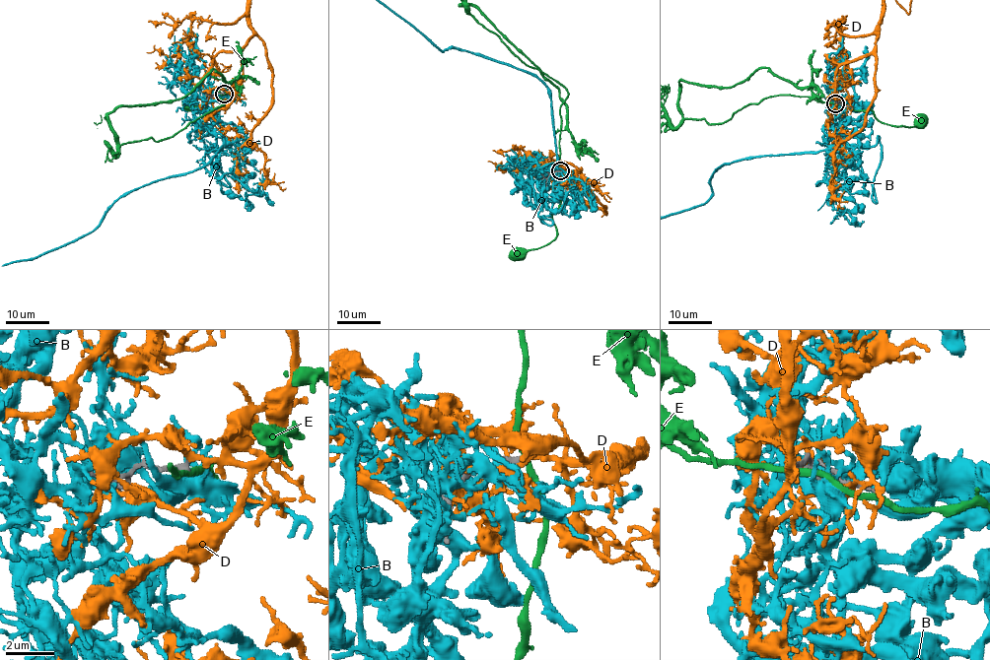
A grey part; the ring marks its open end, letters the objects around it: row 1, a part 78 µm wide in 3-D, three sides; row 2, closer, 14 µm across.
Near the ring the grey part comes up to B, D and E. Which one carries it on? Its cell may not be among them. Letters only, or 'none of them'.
none of them

